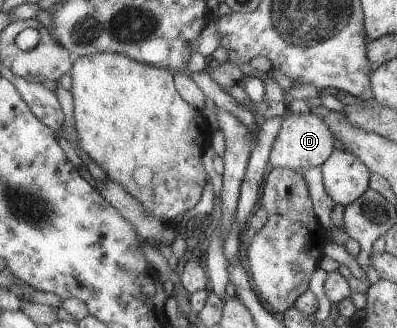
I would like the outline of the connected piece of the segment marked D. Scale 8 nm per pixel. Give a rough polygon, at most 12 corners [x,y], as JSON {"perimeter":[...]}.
{"perimeter":[[315,113],[282,122],[269,162],[317,170],[337,148]]}

